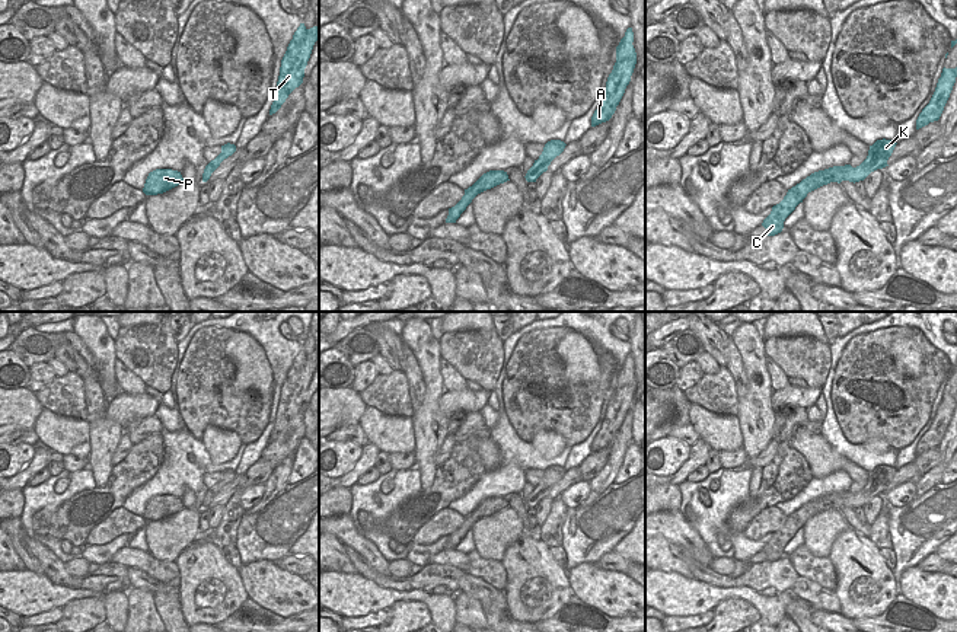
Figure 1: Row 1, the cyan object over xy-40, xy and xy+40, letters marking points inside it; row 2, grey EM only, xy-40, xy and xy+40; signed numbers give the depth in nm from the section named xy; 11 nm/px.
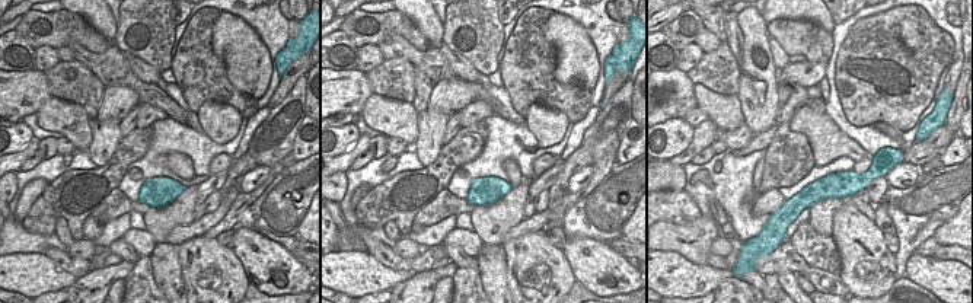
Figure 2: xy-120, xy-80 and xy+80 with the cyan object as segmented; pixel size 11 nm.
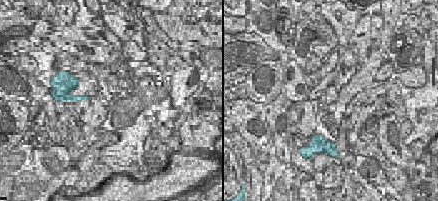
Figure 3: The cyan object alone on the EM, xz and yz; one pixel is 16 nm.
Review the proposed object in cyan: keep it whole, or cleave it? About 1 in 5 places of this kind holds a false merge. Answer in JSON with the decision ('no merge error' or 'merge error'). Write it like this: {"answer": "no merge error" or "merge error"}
{"answer": "merge error"}

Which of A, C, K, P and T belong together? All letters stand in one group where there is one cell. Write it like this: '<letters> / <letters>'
A C K T / P

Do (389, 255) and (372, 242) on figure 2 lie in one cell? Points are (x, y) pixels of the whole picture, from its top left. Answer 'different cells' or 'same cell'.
same cell

